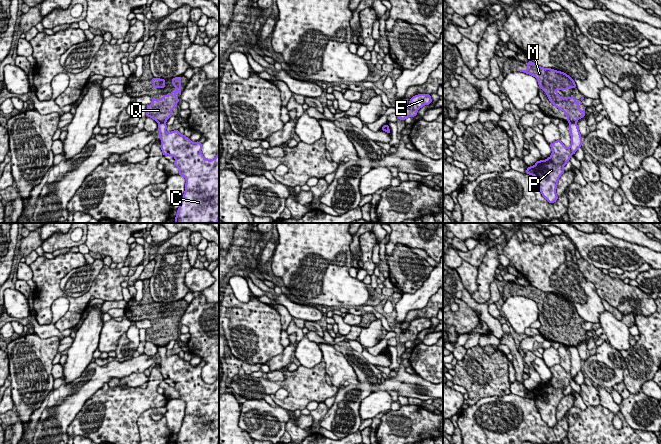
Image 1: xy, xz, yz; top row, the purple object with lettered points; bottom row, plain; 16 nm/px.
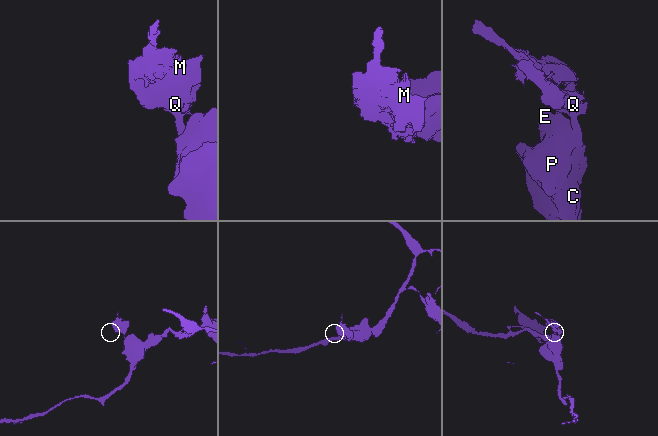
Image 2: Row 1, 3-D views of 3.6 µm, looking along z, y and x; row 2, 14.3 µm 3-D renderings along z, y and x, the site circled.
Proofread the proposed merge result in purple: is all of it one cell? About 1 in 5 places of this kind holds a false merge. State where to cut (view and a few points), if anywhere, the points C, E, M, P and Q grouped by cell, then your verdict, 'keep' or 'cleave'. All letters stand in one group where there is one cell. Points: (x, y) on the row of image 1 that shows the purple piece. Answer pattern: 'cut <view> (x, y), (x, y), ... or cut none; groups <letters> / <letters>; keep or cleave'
cut yz (576, 122), (569, 123); groups C E P / M Q; cleave

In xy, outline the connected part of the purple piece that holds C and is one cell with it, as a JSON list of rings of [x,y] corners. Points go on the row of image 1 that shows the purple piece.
[[[165,122],[158,123],[161,150],[164,156],[169,155],[175,158],[174,165],[179,169],[179,175],[186,179],[185,192],[177,210],[175,223],[218,223],[219,152],[214,159],[208,160],[202,155],[202,143],[192,142],[178,130],[167,133],[166,128]]]

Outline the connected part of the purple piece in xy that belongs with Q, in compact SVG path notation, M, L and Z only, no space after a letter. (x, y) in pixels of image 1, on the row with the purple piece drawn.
M181 76L171 78L172 84L178 90L175 89L169 94L164 95L161 99L156 100L155 97L151 97L152 103L147 106L146 115L156 122L166 122L172 116L172 109L176 108L176 104L179 103L179 98L176 97L178 92L181 95Z

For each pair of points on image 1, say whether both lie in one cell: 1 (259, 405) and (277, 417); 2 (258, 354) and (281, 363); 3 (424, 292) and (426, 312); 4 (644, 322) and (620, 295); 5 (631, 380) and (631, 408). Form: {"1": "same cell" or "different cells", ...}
{"1": "same cell", "2": "different cells", "3": "different cells", "4": "different cells", "5": "different cells"}

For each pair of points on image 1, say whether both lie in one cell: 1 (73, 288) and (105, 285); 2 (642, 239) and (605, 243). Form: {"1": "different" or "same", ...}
{"1": "different", "2": "different"}

